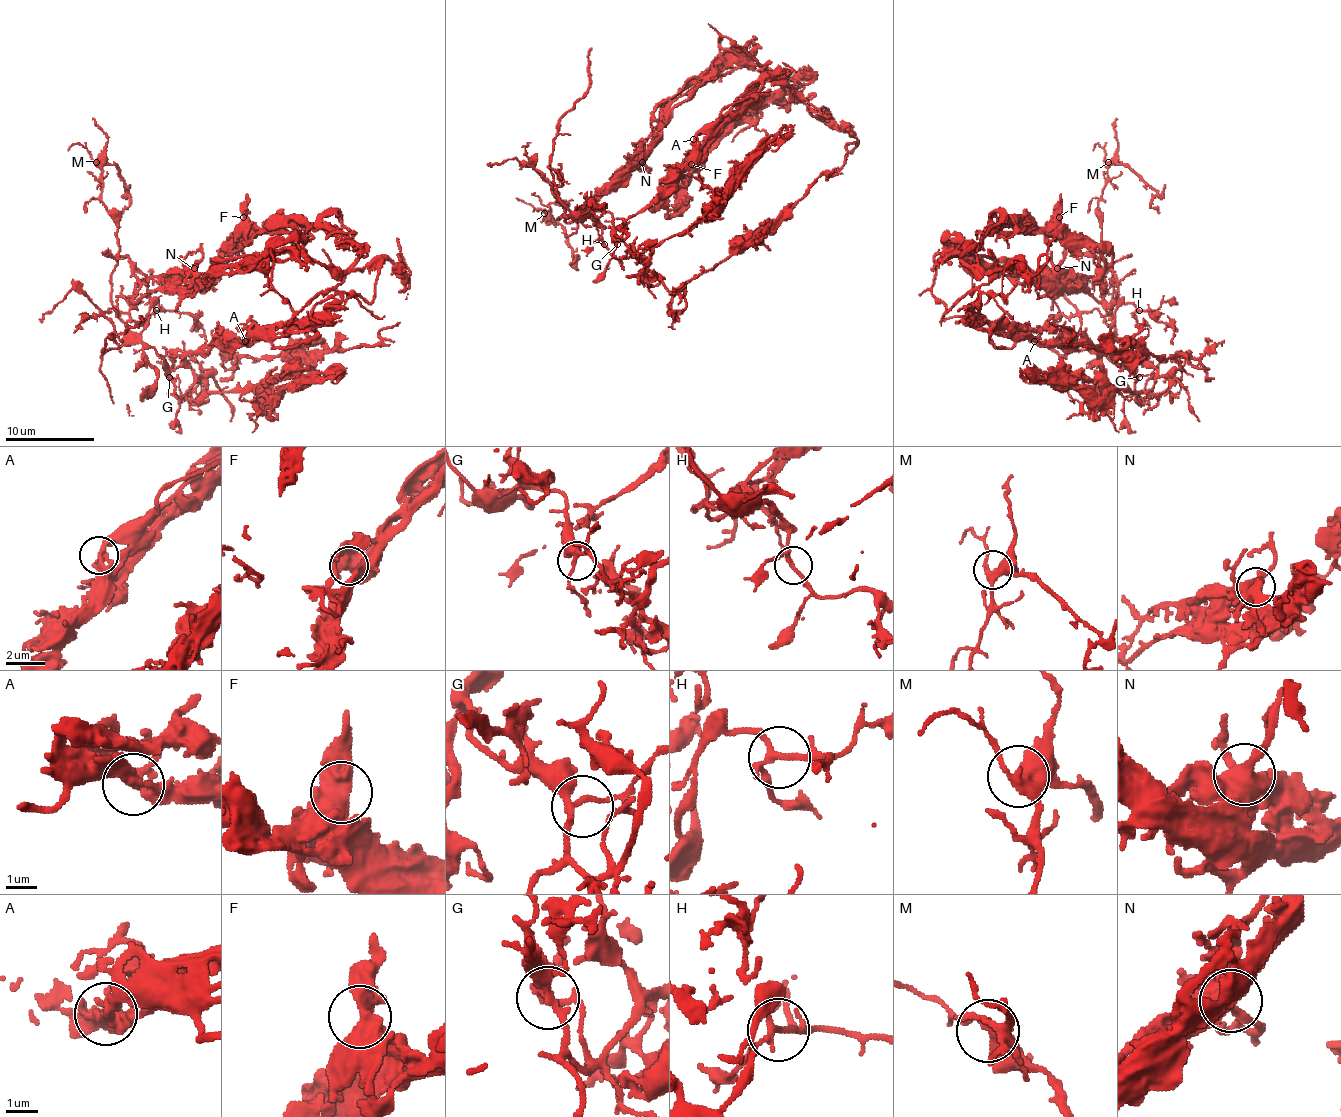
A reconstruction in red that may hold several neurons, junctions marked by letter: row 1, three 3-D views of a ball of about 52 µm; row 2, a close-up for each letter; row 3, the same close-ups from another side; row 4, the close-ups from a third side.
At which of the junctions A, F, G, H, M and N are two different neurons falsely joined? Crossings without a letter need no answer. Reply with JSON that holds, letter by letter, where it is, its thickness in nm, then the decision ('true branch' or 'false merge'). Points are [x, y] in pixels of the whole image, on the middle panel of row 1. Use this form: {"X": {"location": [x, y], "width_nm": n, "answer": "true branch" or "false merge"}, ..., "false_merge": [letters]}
{"A": {"location": [693, 139], "width_nm": 240, "answer": "true branch"}, "F": {"location": [691, 164], "width_nm": 650, "answer": "true branch"}, "G": {"location": [617, 244], "width_nm": 240, "answer": "true branch"}, "H": {"location": [604, 244], "width_nm": 170, "answer": "true branch"}, "M": {"location": [544, 213], "width_nm": 380, "answer": "true branch"}, "N": {"location": [642, 162], "width_nm": 460, "answer": "true branch"}, "false_merge": []}

